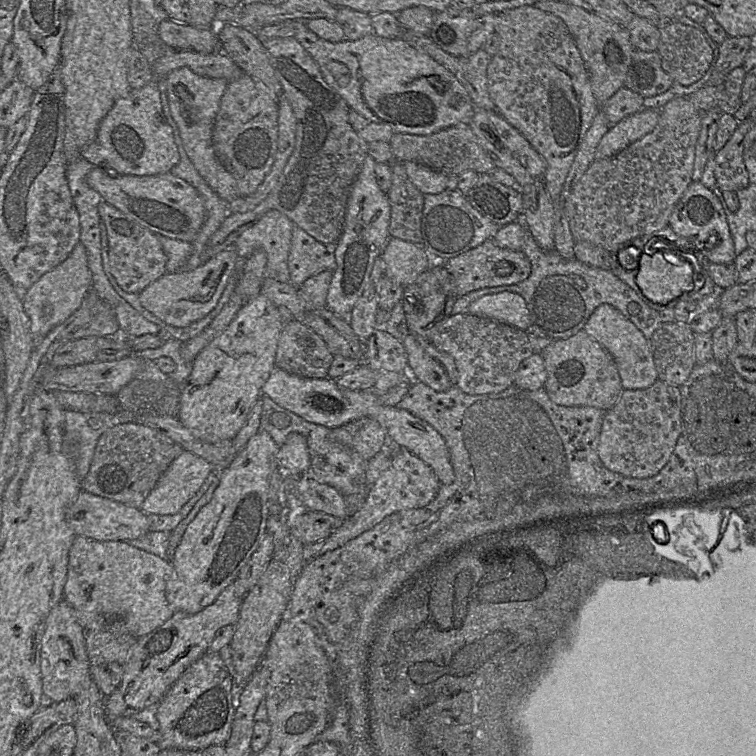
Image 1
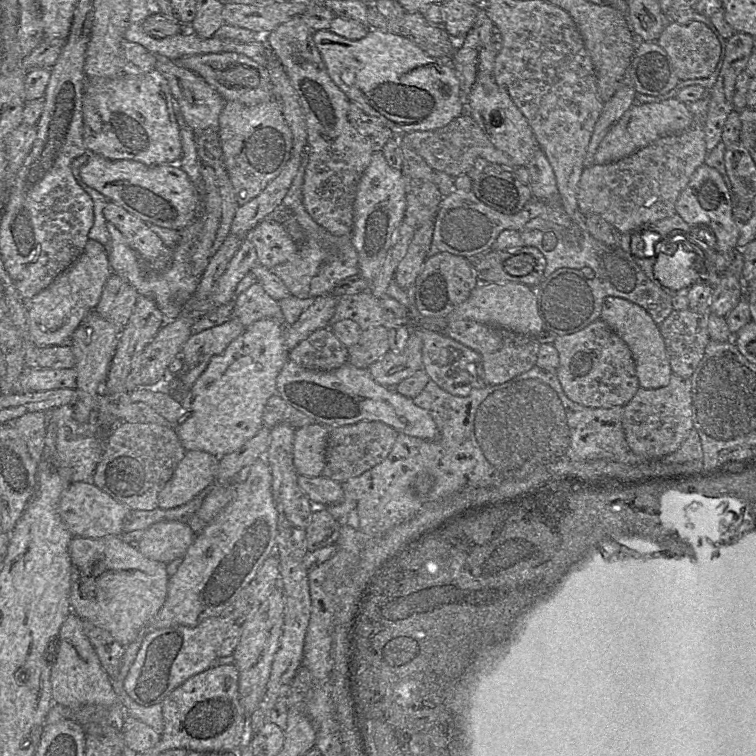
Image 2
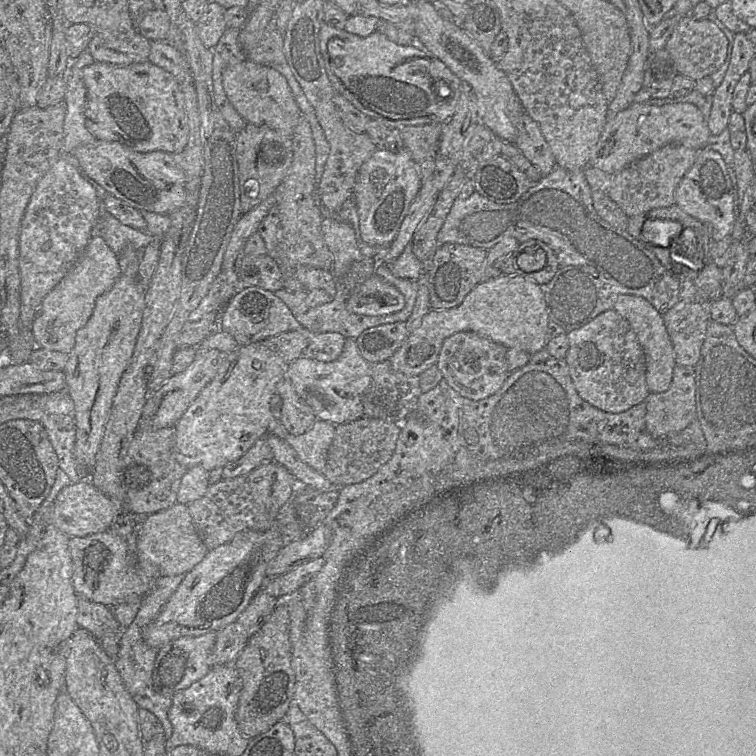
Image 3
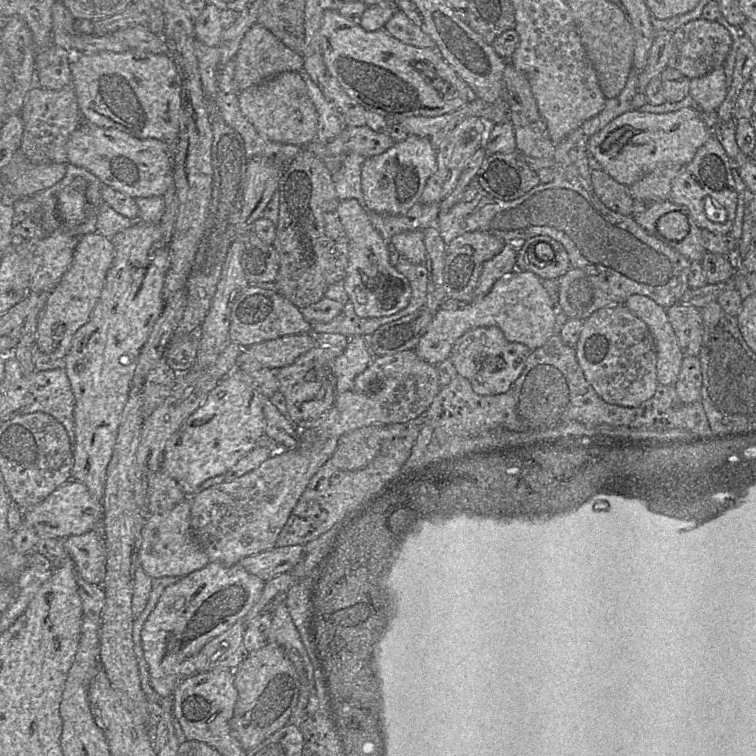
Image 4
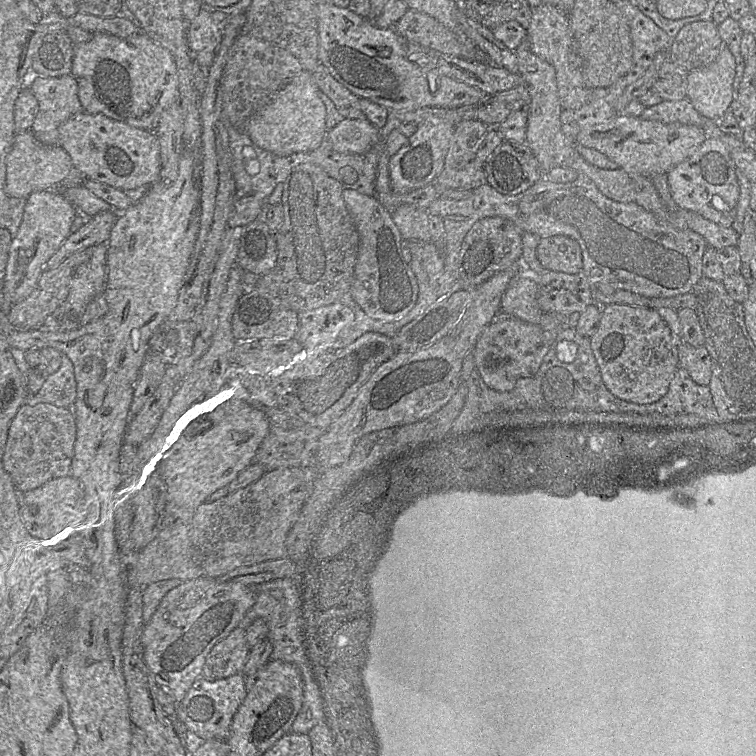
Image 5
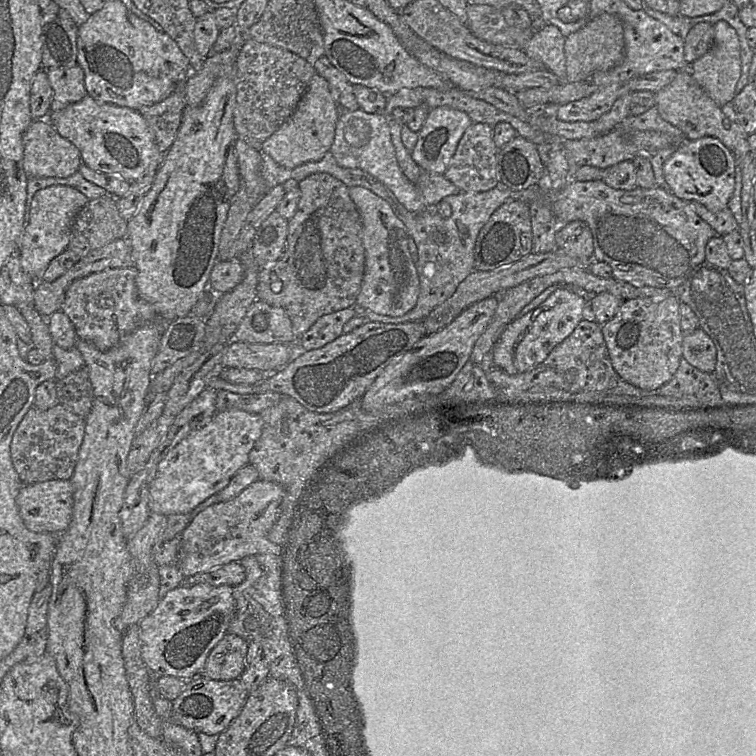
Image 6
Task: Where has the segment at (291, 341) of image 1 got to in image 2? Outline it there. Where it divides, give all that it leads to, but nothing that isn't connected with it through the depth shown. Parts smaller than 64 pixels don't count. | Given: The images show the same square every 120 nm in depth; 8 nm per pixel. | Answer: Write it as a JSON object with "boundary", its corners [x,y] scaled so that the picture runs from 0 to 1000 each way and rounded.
{"boundary":[[[435,433],[413,439],[381,464],[381,475],[396,484],[423,491],[448,487],[459,479],[459,462]]]}

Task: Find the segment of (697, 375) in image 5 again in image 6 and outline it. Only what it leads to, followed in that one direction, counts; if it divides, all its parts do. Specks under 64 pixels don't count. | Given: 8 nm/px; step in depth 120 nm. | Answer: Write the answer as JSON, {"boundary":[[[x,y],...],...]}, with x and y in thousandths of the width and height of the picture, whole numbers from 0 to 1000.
{"boundary":[[[927,434],[906,440],[902,472],[919,487],[940,493],[947,485],[948,462],[940,446]]]}

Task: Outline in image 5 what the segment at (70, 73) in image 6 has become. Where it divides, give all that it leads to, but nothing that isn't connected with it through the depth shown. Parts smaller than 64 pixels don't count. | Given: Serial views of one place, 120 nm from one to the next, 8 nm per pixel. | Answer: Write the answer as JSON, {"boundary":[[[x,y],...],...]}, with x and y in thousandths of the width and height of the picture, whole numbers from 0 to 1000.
{"boundary":[[[95,98],[81,102],[49,102],[38,115],[52,140],[40,173],[53,189],[62,193],[79,193],[78,167],[93,155],[111,148],[103,127],[102,103]]]}

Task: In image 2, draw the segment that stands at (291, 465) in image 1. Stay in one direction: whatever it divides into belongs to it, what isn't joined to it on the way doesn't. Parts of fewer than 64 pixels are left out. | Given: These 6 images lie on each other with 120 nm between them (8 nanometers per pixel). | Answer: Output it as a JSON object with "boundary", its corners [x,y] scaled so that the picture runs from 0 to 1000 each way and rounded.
{"boundary":[[[421,560],[390,567],[388,615],[394,627],[423,630],[430,615],[430,595],[435,566]]]}

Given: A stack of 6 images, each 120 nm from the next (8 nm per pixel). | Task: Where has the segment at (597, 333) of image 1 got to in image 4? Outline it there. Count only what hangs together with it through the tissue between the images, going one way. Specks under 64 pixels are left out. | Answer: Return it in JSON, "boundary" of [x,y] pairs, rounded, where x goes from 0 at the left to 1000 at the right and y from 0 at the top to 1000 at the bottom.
{"boundary":[[[835,390],[825,403],[852,425],[861,439],[868,458],[870,508],[893,508],[903,470],[884,423],[882,409],[852,390]]]}

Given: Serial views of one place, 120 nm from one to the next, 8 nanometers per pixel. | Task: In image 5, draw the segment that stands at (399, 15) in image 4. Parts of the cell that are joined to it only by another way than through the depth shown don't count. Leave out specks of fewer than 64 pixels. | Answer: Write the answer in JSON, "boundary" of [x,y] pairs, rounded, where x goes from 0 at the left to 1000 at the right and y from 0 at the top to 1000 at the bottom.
{"boundary":[[[545,12],[522,32],[521,38],[537,56],[546,56],[557,61],[577,66],[589,73],[612,77],[624,82],[638,82],[649,85],[647,74],[638,67],[626,54],[616,53],[614,49],[604,49],[602,44],[590,37],[575,24]]]}

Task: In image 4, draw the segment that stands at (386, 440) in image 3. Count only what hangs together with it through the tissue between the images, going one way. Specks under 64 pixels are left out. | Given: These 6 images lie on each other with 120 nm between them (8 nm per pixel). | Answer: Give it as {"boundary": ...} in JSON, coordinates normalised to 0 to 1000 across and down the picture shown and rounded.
{"boundary":[[[505,563],[479,565],[454,574],[437,606],[438,614],[456,623],[472,623],[489,614],[504,593]]]}

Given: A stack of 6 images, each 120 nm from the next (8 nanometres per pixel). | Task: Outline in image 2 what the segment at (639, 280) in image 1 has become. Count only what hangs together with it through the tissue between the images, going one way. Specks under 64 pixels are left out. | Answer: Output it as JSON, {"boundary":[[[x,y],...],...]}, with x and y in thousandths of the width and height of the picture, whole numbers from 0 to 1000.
{"boundary":[[[889,325],[880,328],[884,336],[872,335],[864,353],[865,369],[881,384],[909,385],[922,374],[923,354],[918,335],[889,333]]]}

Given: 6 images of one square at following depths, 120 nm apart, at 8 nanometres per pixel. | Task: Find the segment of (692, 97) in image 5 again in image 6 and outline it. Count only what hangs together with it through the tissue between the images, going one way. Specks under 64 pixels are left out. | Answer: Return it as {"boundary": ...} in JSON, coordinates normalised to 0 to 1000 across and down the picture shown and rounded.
{"boundary":[[[959,28],[944,32],[944,58],[927,77],[914,83],[911,94],[919,107],[951,140],[967,136],[980,99],[979,61],[974,41]]]}

